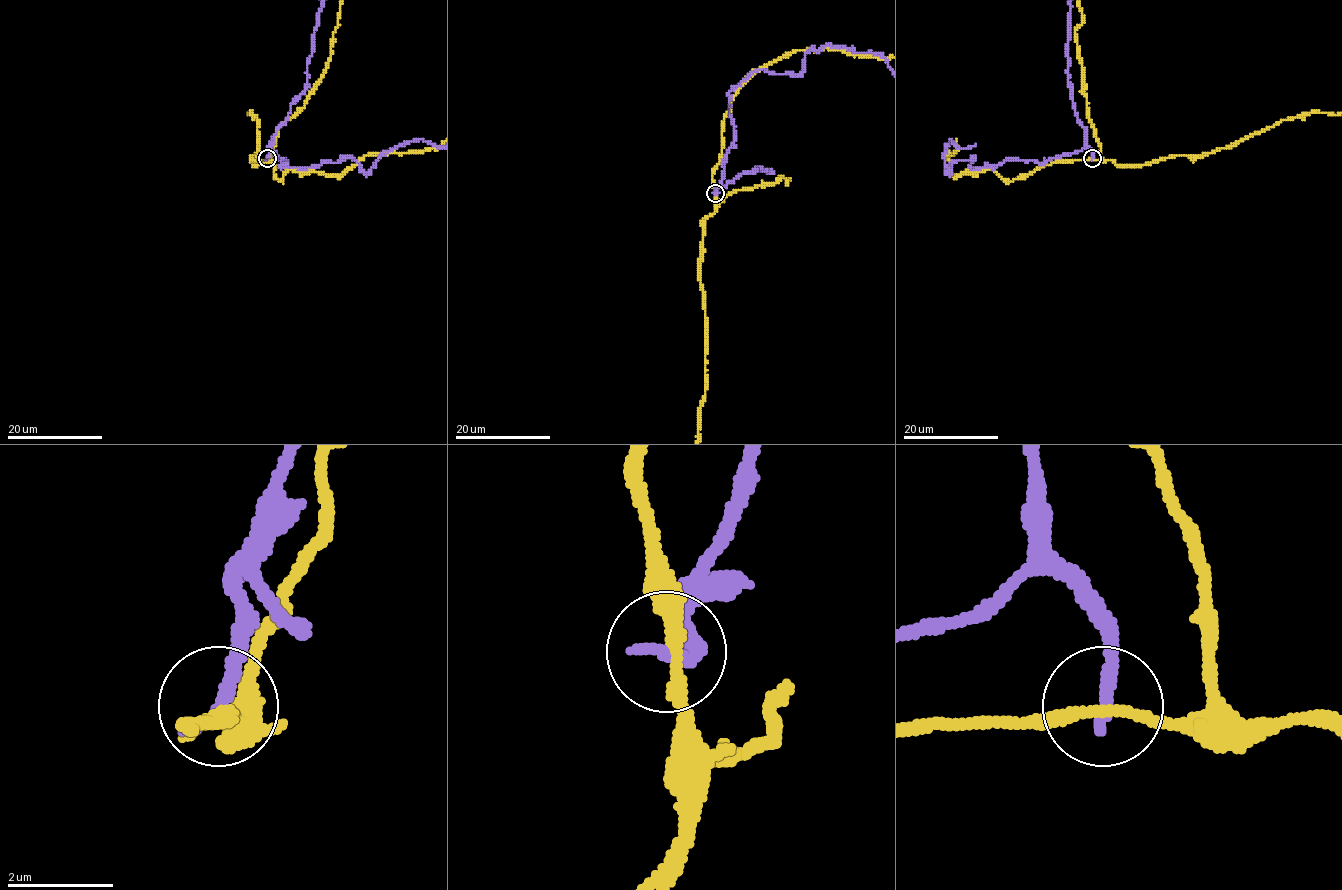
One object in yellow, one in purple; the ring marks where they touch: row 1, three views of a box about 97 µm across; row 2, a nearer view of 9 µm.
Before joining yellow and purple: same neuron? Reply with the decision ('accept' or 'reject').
reject

